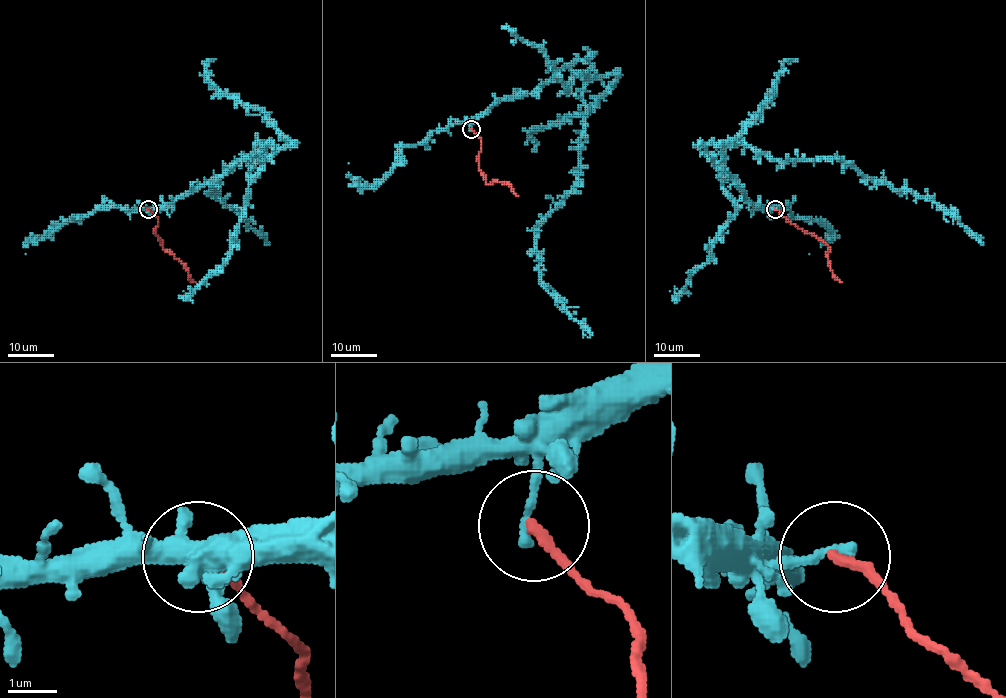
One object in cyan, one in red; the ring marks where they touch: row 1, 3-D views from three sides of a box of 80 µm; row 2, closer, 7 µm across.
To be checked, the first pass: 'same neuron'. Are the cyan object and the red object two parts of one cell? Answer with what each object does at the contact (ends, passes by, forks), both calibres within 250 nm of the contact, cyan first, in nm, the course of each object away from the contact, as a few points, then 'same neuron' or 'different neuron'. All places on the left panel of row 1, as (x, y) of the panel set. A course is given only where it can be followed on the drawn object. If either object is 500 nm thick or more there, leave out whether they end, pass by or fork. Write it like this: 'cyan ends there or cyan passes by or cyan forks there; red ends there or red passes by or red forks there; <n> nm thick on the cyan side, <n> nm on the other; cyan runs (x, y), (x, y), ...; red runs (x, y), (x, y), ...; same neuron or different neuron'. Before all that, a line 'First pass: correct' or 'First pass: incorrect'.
First pass: incorrect
cyan ends there; red ends there; 200 nm thick on the cyan side, 200 nm on the other; cyan runs (147, 208), (165, 208), (214, 185), (266, 145), (259, 144), (257, 162), (237, 160), (213, 186), (265, 244); red runs (148, 209), (157, 217), (154, 230), (162, 245), (185, 267), (194, 282); different neuron

